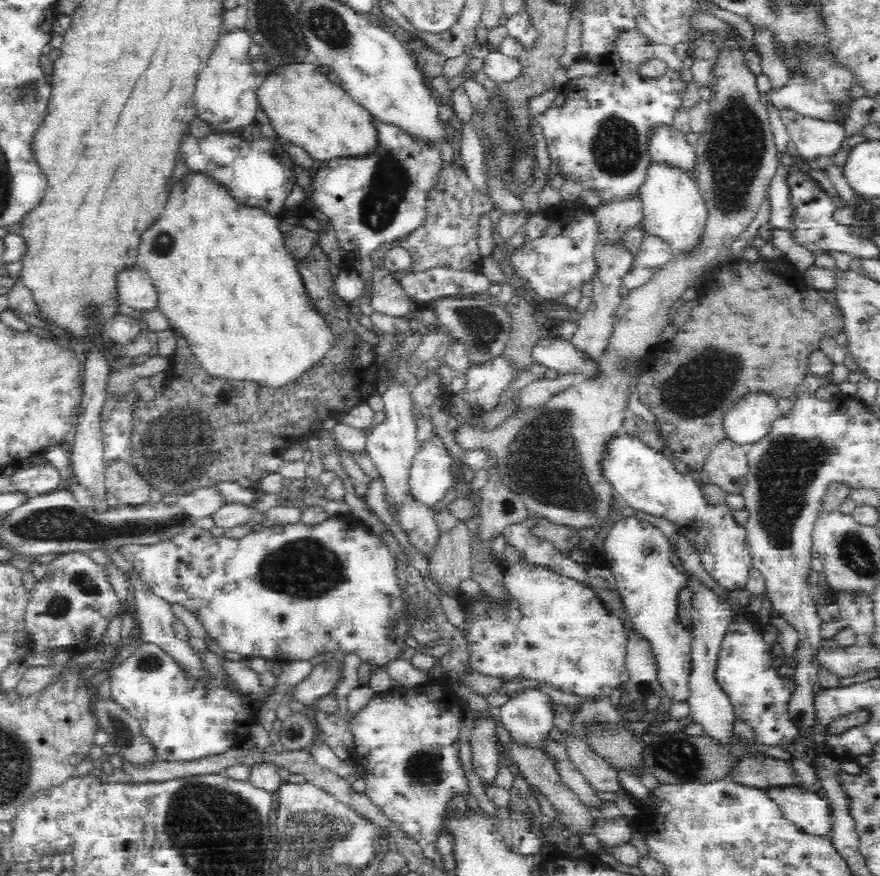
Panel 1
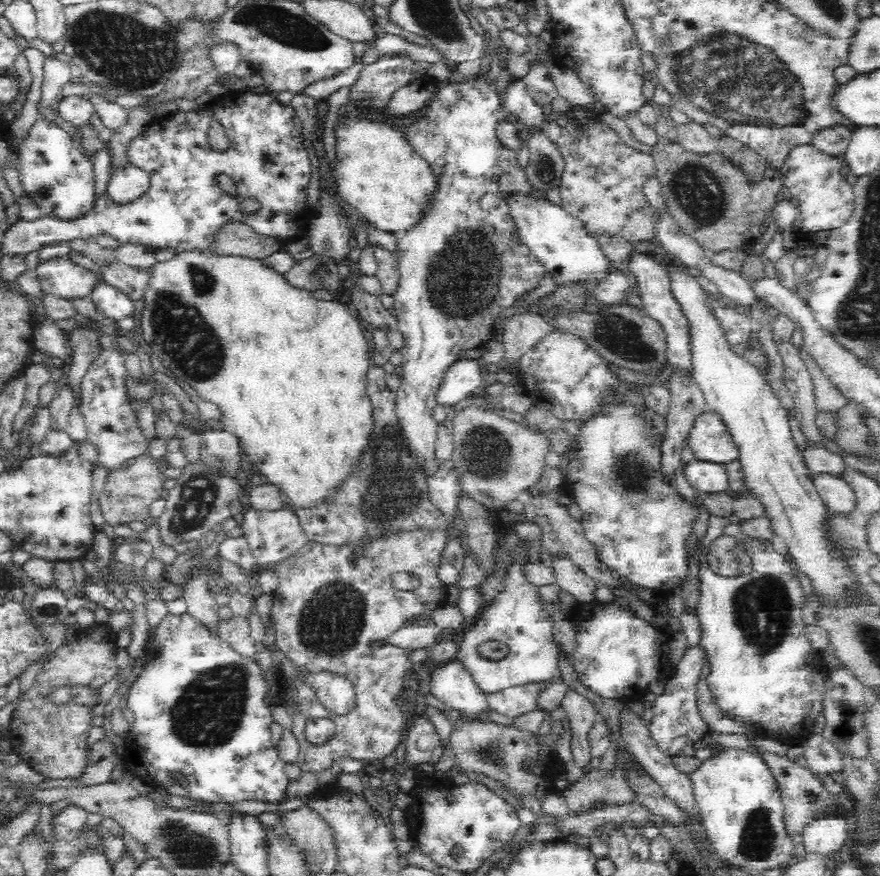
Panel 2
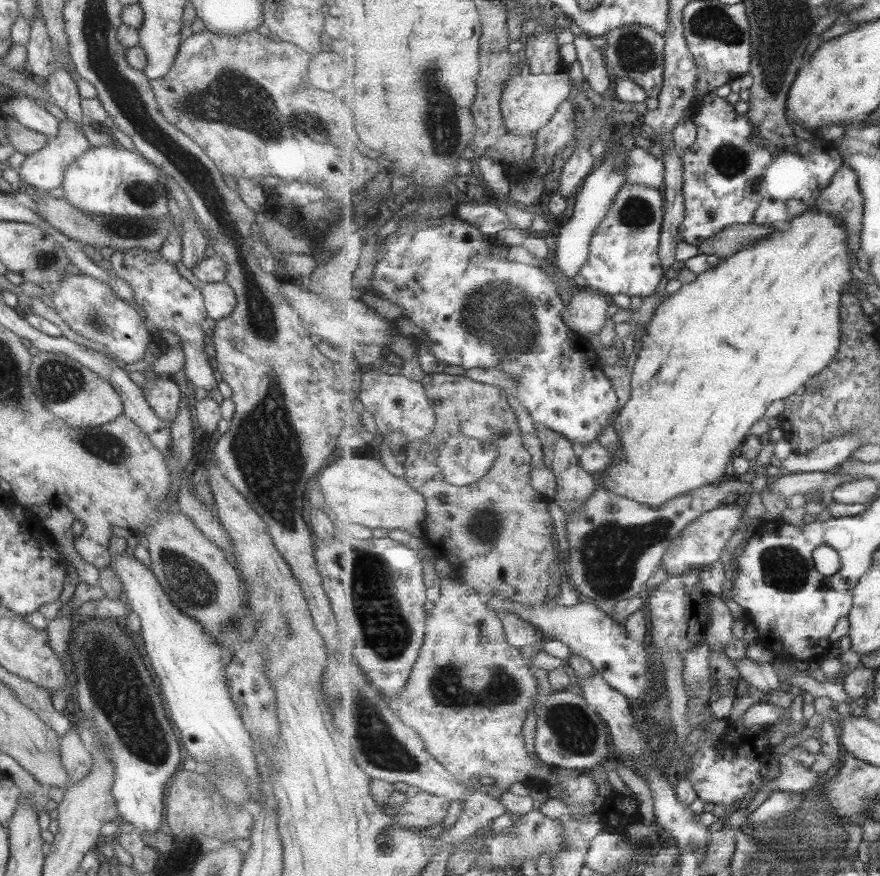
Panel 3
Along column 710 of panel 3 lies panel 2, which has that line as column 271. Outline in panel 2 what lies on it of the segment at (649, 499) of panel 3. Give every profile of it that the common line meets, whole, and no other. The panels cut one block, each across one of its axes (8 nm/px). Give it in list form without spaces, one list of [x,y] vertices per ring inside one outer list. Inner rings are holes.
[[[188,251],[182,252],[182,254],[175,254],[175,256],[163,262],[156,262],[154,266],[151,267],[152,278],[150,278],[150,284],[148,284],[148,288],[146,288],[143,301],[145,303],[145,308],[142,312],[140,329],[142,331],[142,335],[144,335],[144,344],[149,352],[154,352],[156,356],[158,356],[158,360],[160,362],[164,362],[164,366],[166,366],[170,372],[174,373],[178,378],[182,378],[182,380],[186,380],[198,394],[200,394],[200,398],[202,400],[212,402],[212,404],[216,404],[218,408],[220,408],[220,412],[222,412],[222,416],[226,421],[227,428],[230,429],[233,435],[235,435],[239,439],[239,444],[246,456],[252,461],[252,464],[255,468],[258,468],[260,473],[262,473],[265,477],[267,477],[267,484],[274,485],[279,488],[279,491],[284,496],[284,500],[286,501],[286,506],[290,509],[310,509],[310,508],[318,508],[318,506],[324,506],[330,498],[334,498],[336,494],[338,494],[338,488],[342,488],[342,484],[346,484],[348,482],[348,478],[352,476],[352,474],[358,474],[358,470],[360,470],[360,462],[362,462],[363,455],[367,452],[367,449],[371,446],[371,439],[373,438],[374,432],[374,419],[372,419],[372,401],[369,399],[367,392],[367,375],[372,368],[372,358],[371,358],[371,350],[368,347],[366,342],[366,338],[364,337],[363,330],[361,330],[360,320],[355,315],[355,313],[351,310],[348,305],[340,304],[335,299],[332,301],[319,301],[313,297],[312,292],[310,291],[298,291],[298,289],[294,286],[290,286],[284,279],[282,274],[278,274],[274,272],[271,268],[268,268],[261,259],[252,260],[250,258],[238,258],[237,256],[216,256],[208,251]]]

